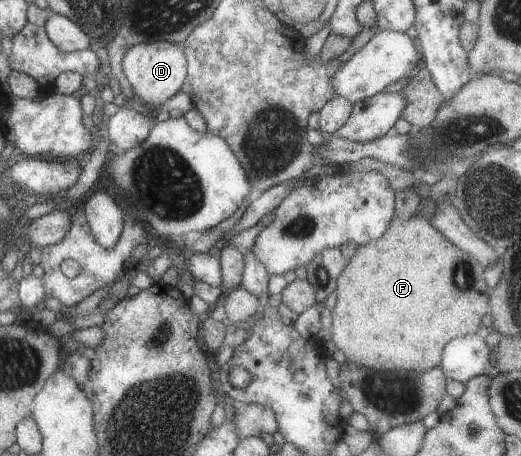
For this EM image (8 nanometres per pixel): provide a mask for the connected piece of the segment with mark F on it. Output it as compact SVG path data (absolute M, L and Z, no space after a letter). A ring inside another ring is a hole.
M414 213L409 218L392 218L386 231L376 240L357 246L354 255L346 262L344 269L339 273L336 286L335 306L331 311L331 340L344 355L346 362L357 366L373 369L375 372L390 370L414 370L421 372L438 366L441 360L443 347L456 336L469 336L480 329L482 317L490 312L489 293L490 289L483 276L483 267L469 253L463 252L448 238L445 238L422 213Z

